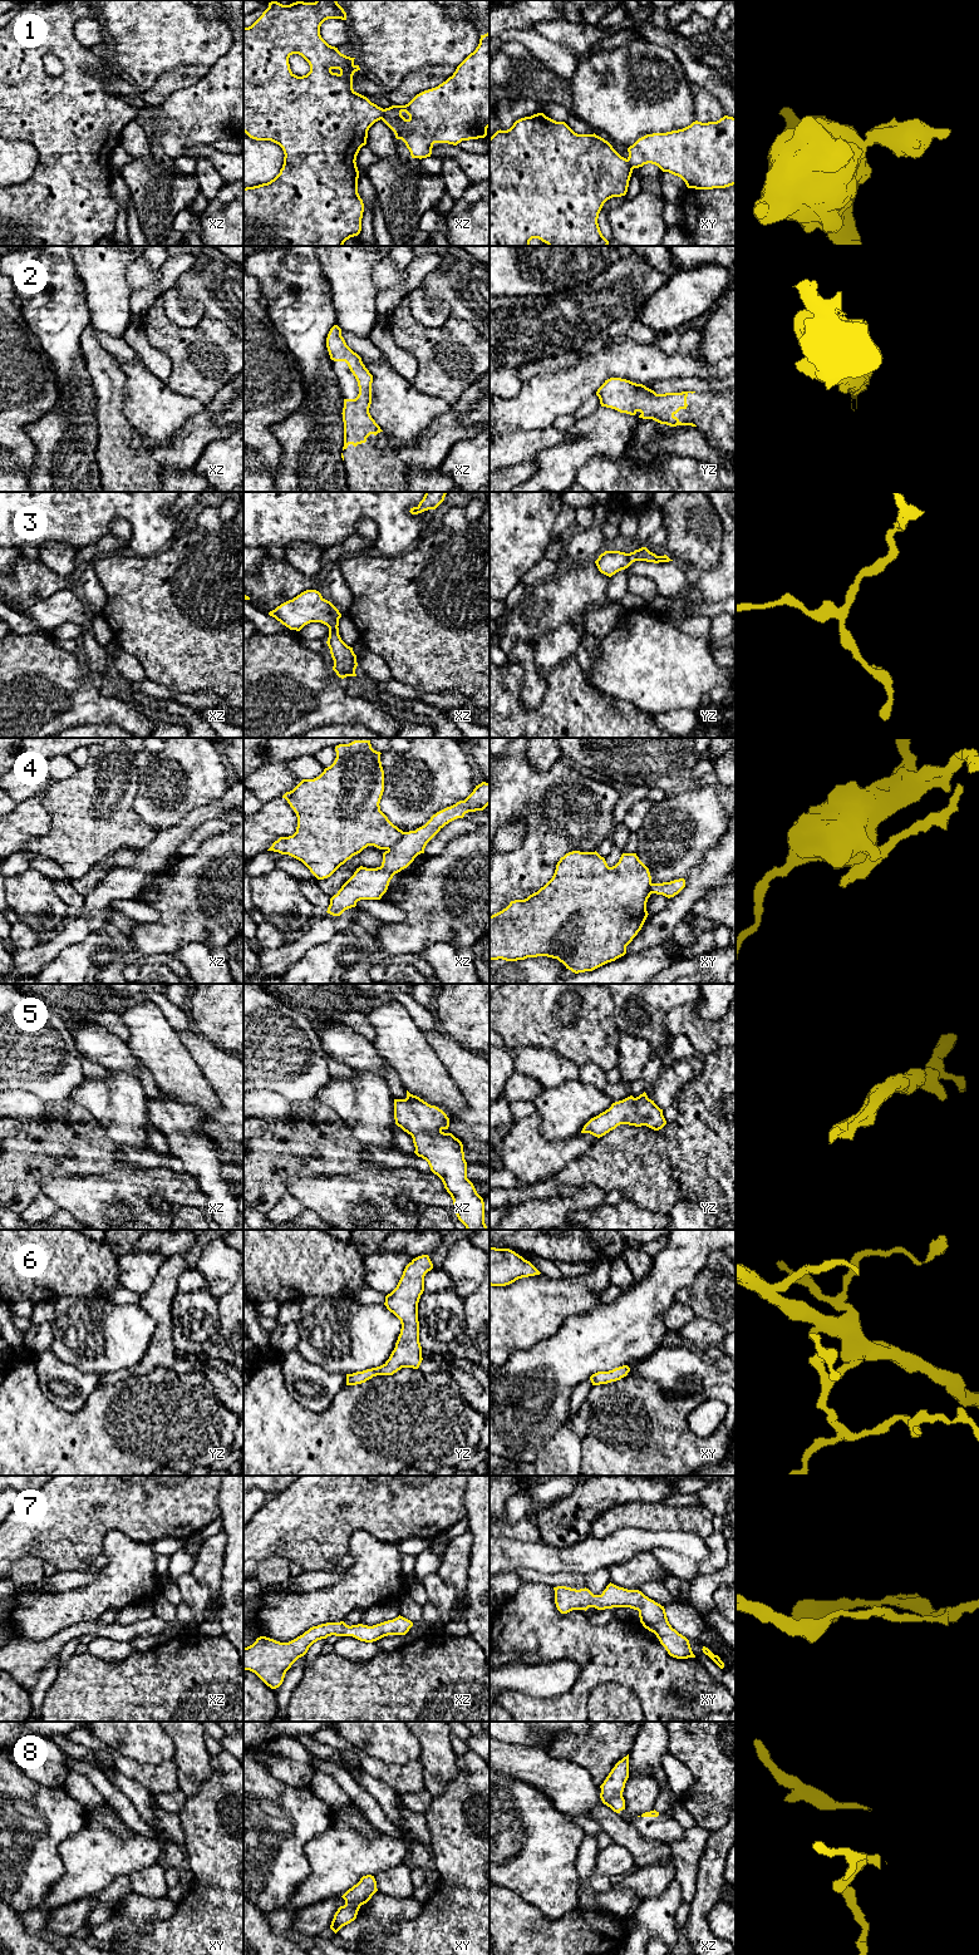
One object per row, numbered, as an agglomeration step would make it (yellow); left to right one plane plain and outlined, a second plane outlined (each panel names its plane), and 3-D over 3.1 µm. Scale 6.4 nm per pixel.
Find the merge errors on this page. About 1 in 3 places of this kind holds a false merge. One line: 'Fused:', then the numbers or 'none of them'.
Fused: 1, 4

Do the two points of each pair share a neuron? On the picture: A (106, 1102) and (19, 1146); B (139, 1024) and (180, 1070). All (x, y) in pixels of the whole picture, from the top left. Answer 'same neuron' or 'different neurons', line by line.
A: different neurons
B: same neuron

